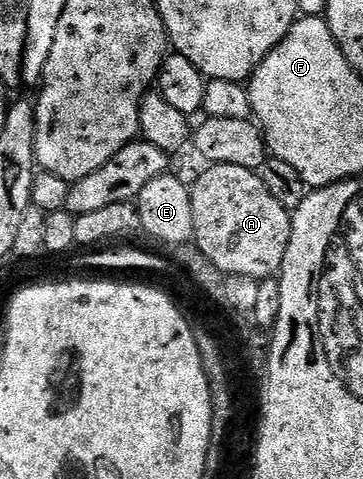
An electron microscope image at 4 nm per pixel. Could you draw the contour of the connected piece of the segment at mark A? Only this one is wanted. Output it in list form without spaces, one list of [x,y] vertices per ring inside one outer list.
[[[213,164],[190,186],[192,200],[192,218],[194,220],[193,241],[197,248],[216,266],[223,275],[250,277],[257,280],[273,278],[284,264],[284,252],[288,252],[290,239],[291,211],[283,208],[273,198],[272,192],[264,188],[261,176],[248,168],[236,168],[236,164]]]

